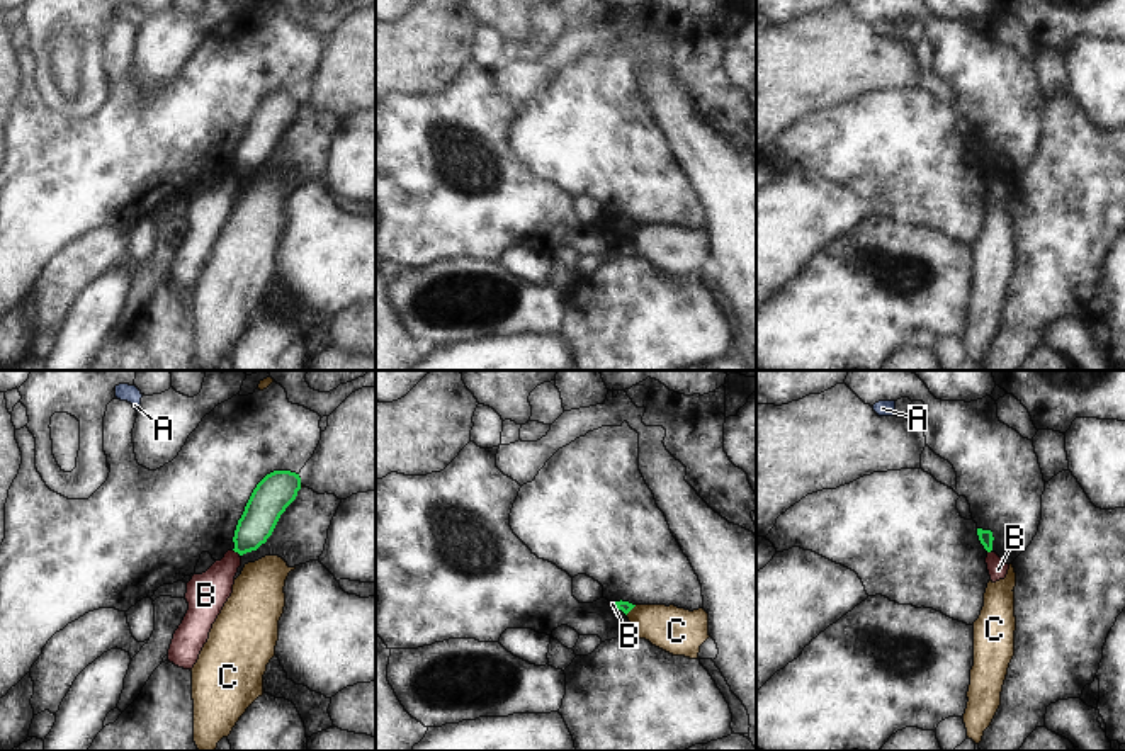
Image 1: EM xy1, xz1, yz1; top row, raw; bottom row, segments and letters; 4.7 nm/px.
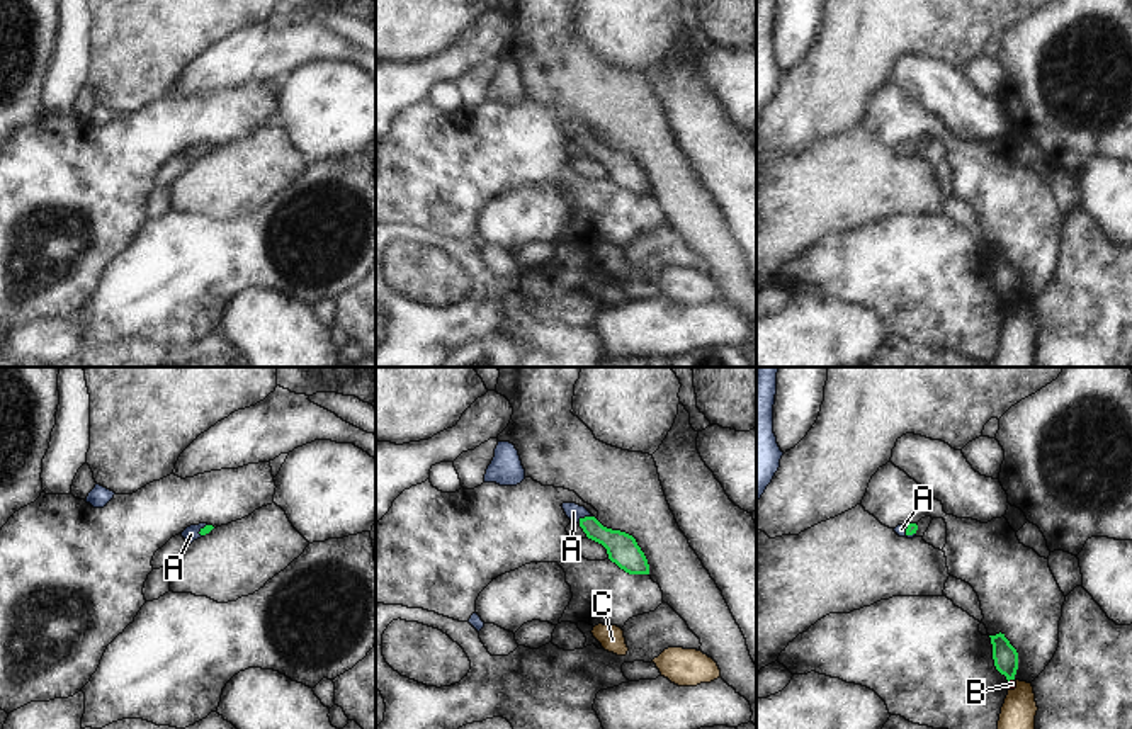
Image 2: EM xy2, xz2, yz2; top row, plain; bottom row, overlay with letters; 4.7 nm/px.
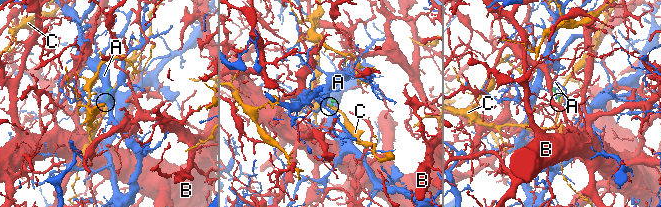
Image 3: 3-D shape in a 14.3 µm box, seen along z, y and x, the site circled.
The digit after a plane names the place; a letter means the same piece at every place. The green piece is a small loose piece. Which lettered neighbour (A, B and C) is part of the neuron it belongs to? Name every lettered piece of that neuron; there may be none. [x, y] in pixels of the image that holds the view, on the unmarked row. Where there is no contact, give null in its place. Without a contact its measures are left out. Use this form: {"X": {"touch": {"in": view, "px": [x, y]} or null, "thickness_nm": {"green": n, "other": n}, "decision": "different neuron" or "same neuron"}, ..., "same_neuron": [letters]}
{"A": {"touch": {"in": "xz2", "px": [585, 136]}, "thickness_nm": {"green": 150, "other": 80}, "decision": "same neuron"}, "B": {"touch": {"in": "xy1", "px": [237, 170]}, "thickness_nm": {"green": 170, "other": 190}, "decision": "different neuron"}, "C": {"touch": {"in": "xz1", "px": [631, 228]}, "thickness_nm": {"green": 60, "other": 220}, "decision": "different neuron"}, "same_neuron": ["A"]}

